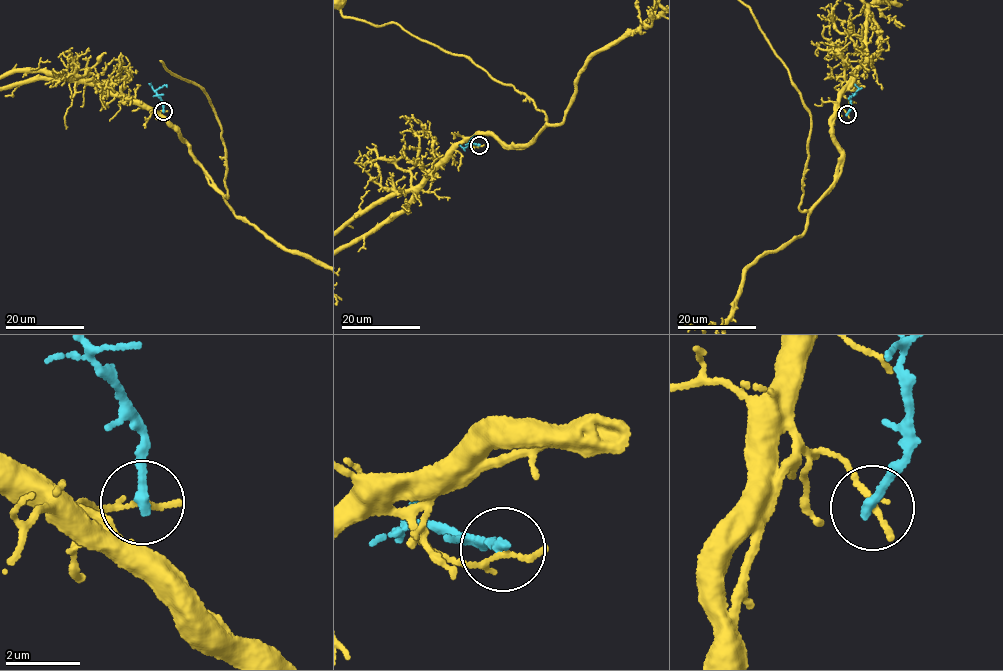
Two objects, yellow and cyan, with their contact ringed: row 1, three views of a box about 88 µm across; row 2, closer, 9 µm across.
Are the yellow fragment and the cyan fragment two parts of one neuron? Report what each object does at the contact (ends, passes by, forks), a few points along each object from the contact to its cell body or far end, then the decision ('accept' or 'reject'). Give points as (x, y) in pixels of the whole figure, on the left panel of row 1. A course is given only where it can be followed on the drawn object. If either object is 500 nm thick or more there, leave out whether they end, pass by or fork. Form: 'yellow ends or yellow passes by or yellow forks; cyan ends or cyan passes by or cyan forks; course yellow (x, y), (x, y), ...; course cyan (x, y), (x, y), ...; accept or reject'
yellow ends; cyan ends; course cyan (163, 110), (162, 101), (156, 91), (165, 85), (167, 87); reject

